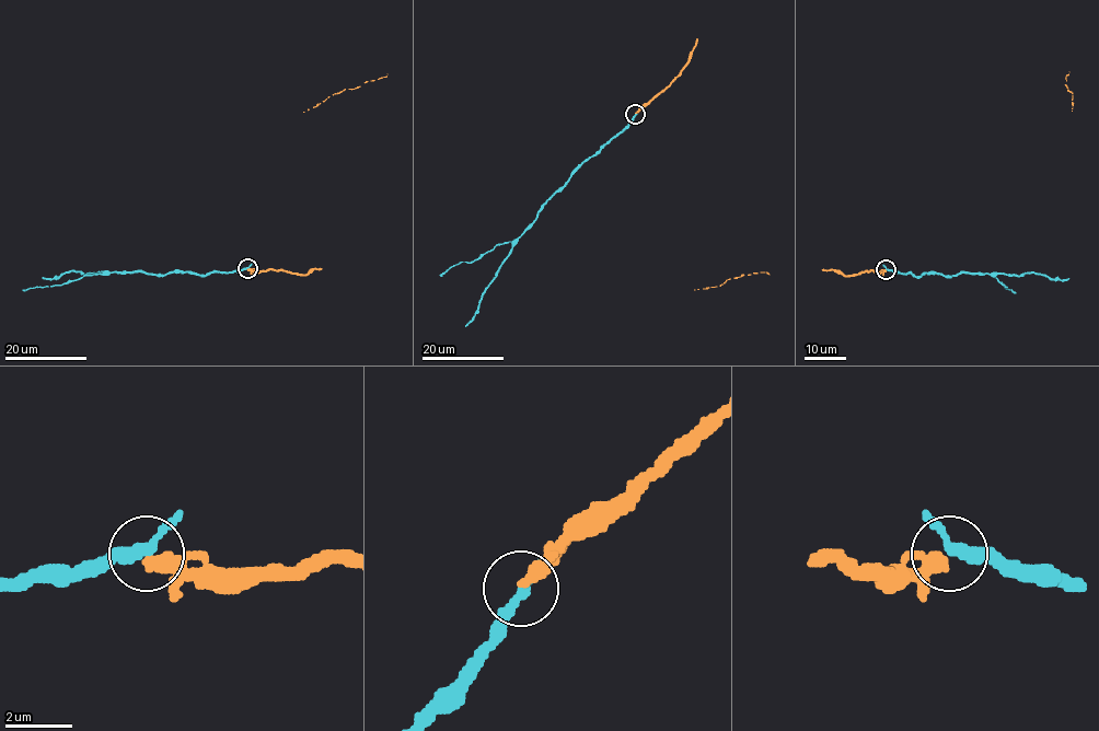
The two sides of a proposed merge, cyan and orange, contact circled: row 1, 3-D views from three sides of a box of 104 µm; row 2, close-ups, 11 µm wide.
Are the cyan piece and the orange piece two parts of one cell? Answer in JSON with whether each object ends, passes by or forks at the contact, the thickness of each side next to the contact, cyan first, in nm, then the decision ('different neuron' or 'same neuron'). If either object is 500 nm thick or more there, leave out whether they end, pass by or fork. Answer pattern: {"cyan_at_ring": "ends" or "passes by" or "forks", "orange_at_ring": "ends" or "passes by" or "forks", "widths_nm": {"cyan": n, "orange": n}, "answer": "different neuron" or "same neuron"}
{"cyan_at_ring": "passes by", "orange_at_ring": "ends", "widths_nm": {"cyan": 280, "orange": 400}, "answer": "same neuron"}

